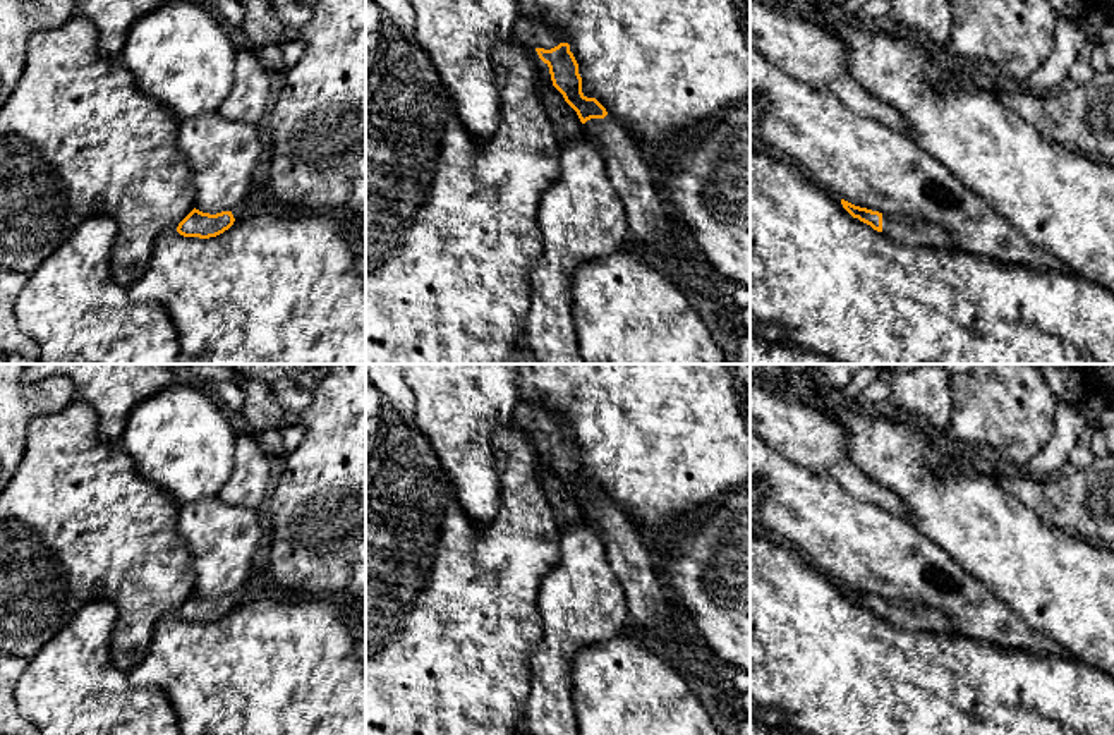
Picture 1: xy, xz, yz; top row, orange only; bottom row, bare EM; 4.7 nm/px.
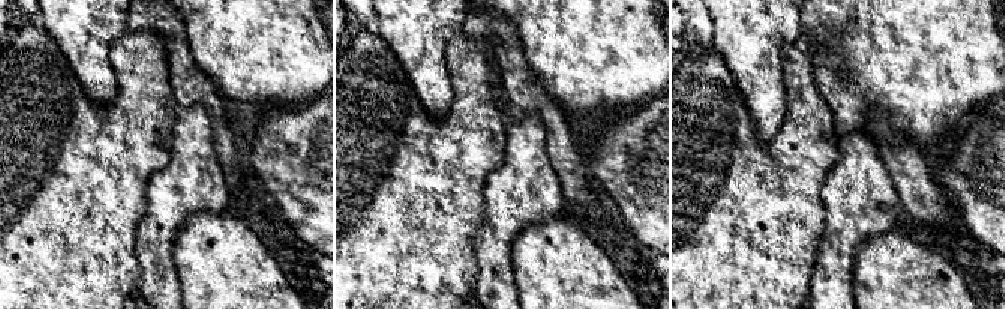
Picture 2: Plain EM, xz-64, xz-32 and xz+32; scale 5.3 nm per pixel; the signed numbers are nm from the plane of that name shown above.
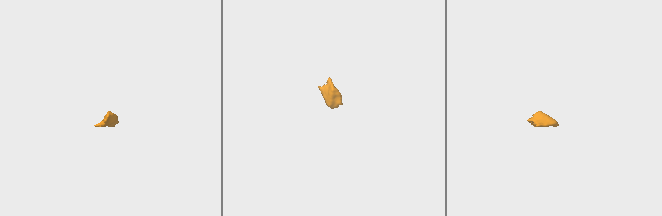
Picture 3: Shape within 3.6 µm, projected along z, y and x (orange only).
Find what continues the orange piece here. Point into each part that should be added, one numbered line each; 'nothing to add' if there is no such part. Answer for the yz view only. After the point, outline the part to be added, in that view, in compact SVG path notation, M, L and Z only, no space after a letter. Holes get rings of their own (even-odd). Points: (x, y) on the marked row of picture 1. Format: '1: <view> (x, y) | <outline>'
1: yz (903, 230) | M882 215L882 234L906 246L956 247L951 230L901 216Z

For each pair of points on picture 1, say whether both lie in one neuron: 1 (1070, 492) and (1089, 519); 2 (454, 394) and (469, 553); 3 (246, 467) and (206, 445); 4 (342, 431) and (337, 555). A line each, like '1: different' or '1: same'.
1: same
2: different
3: different
4: same

